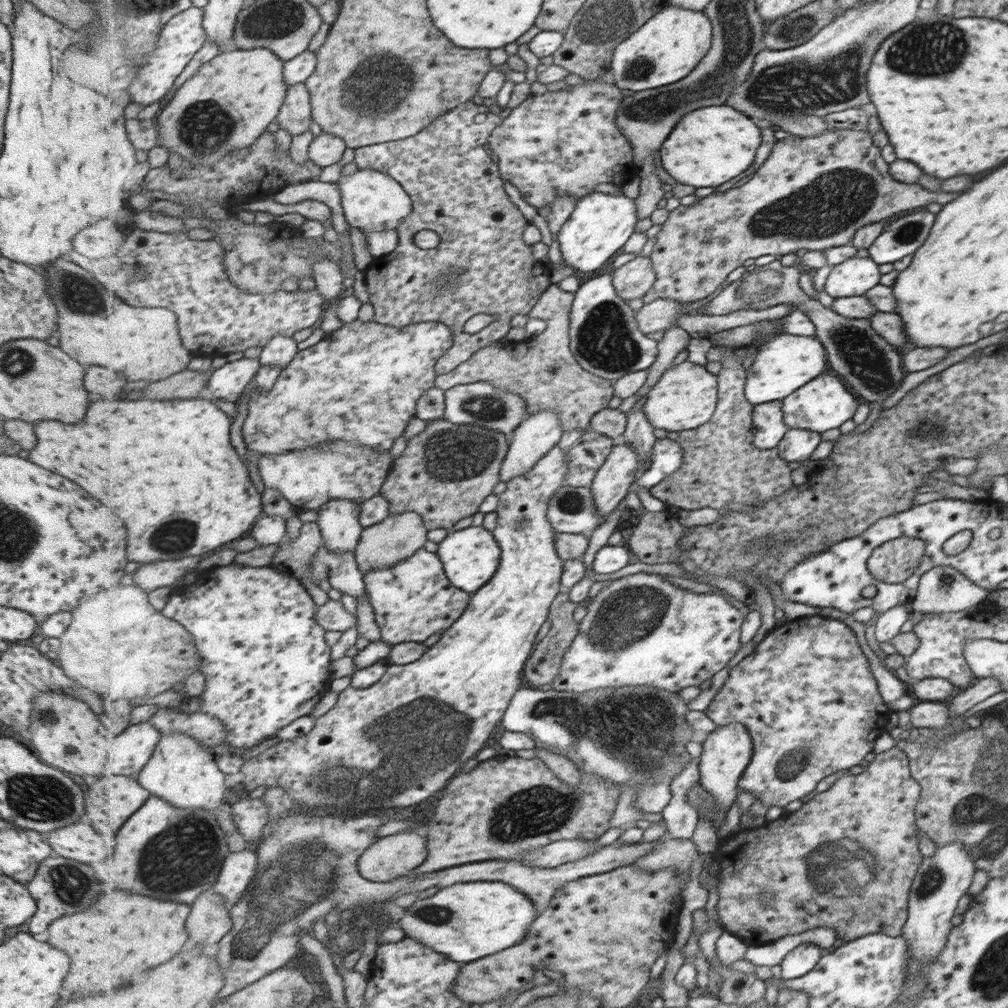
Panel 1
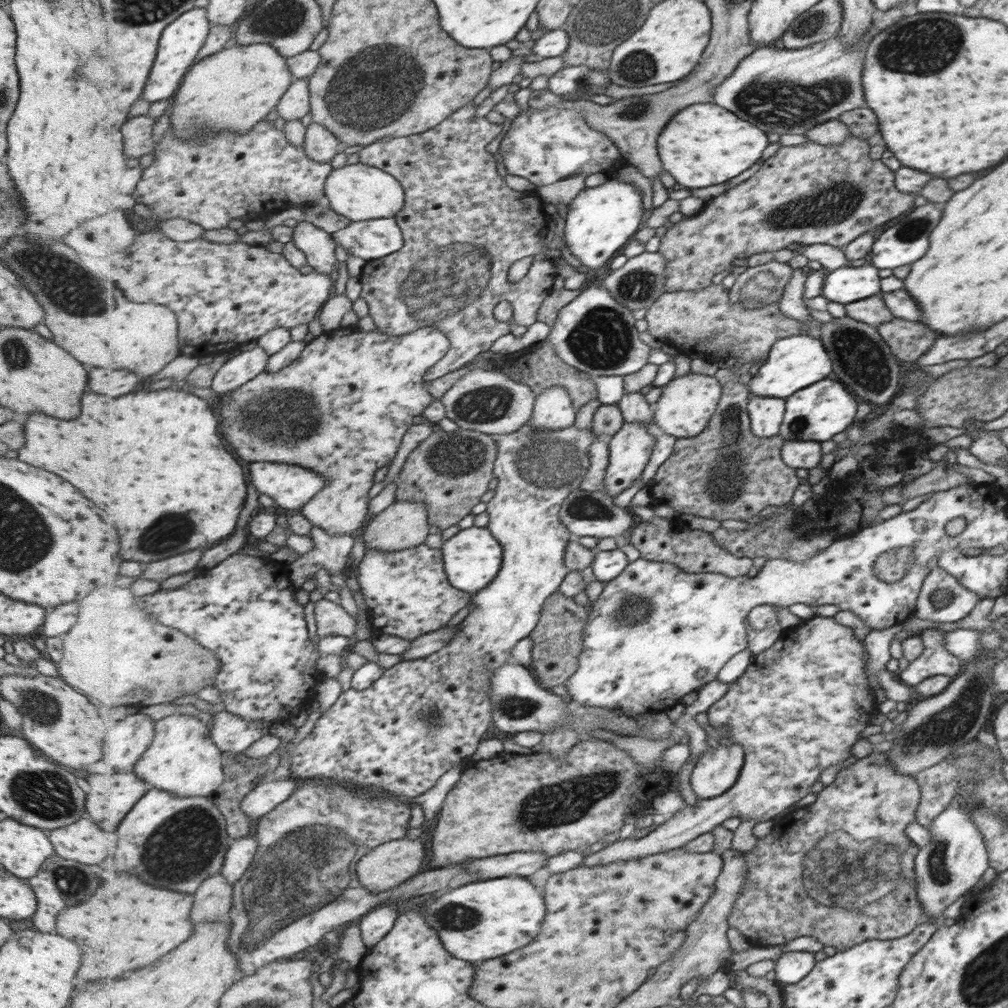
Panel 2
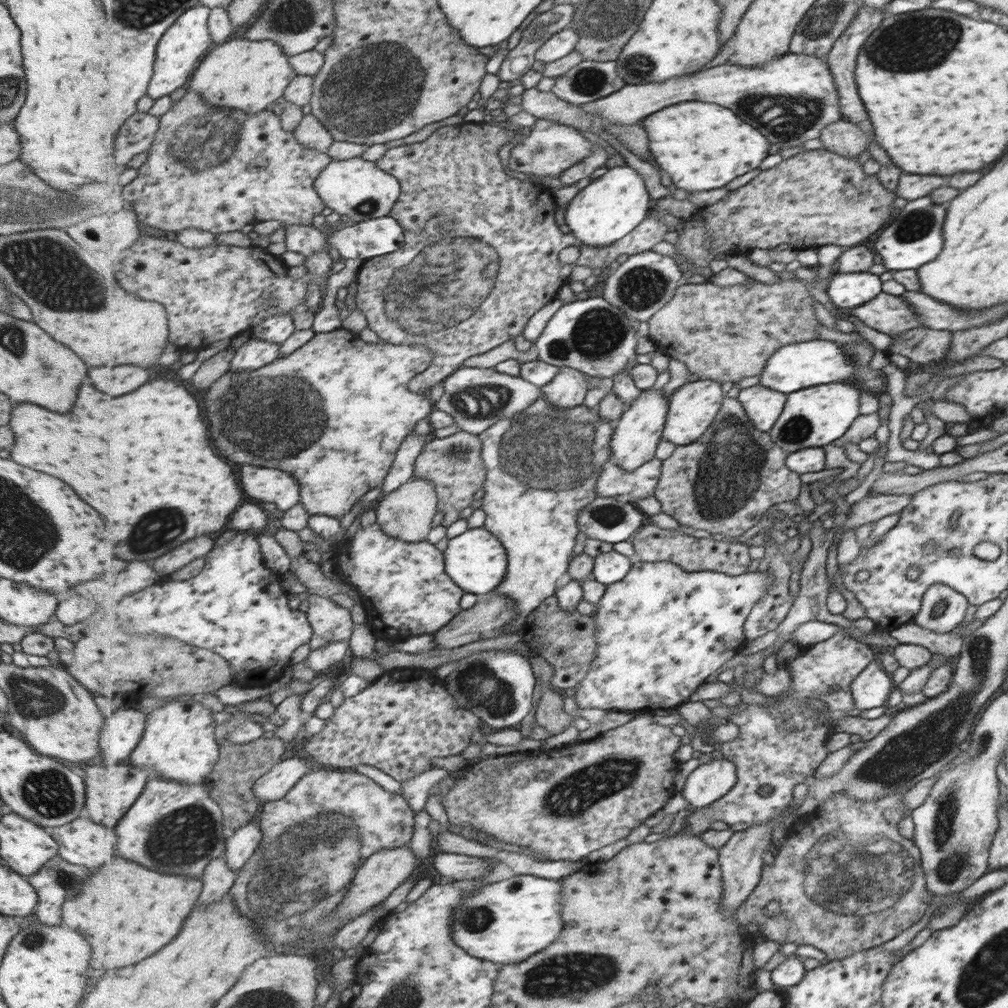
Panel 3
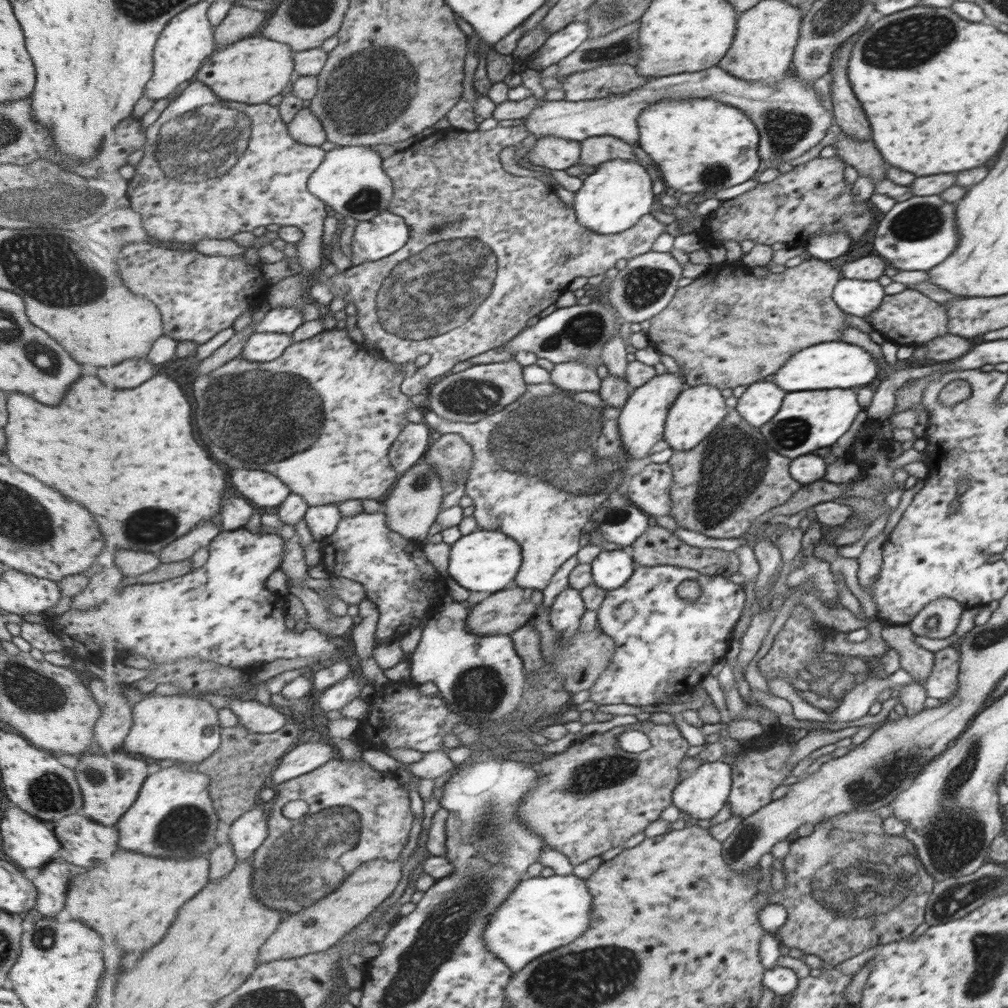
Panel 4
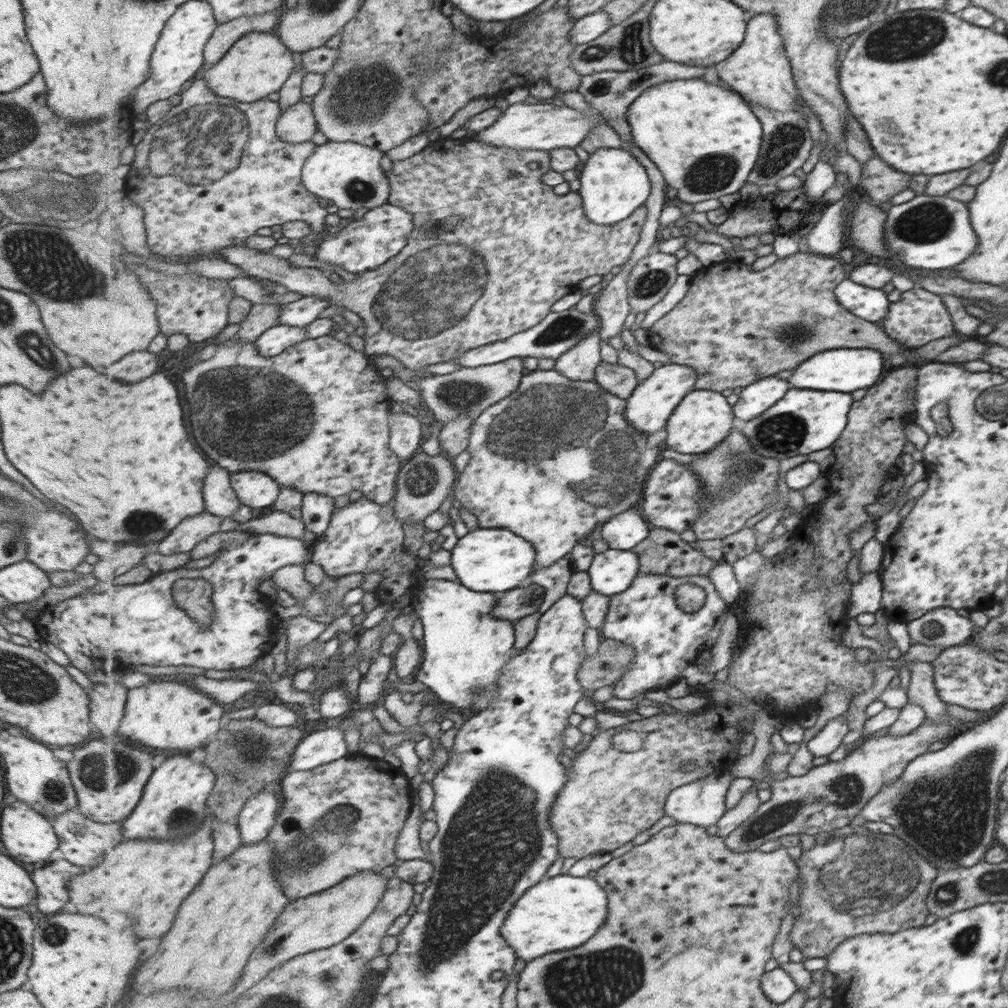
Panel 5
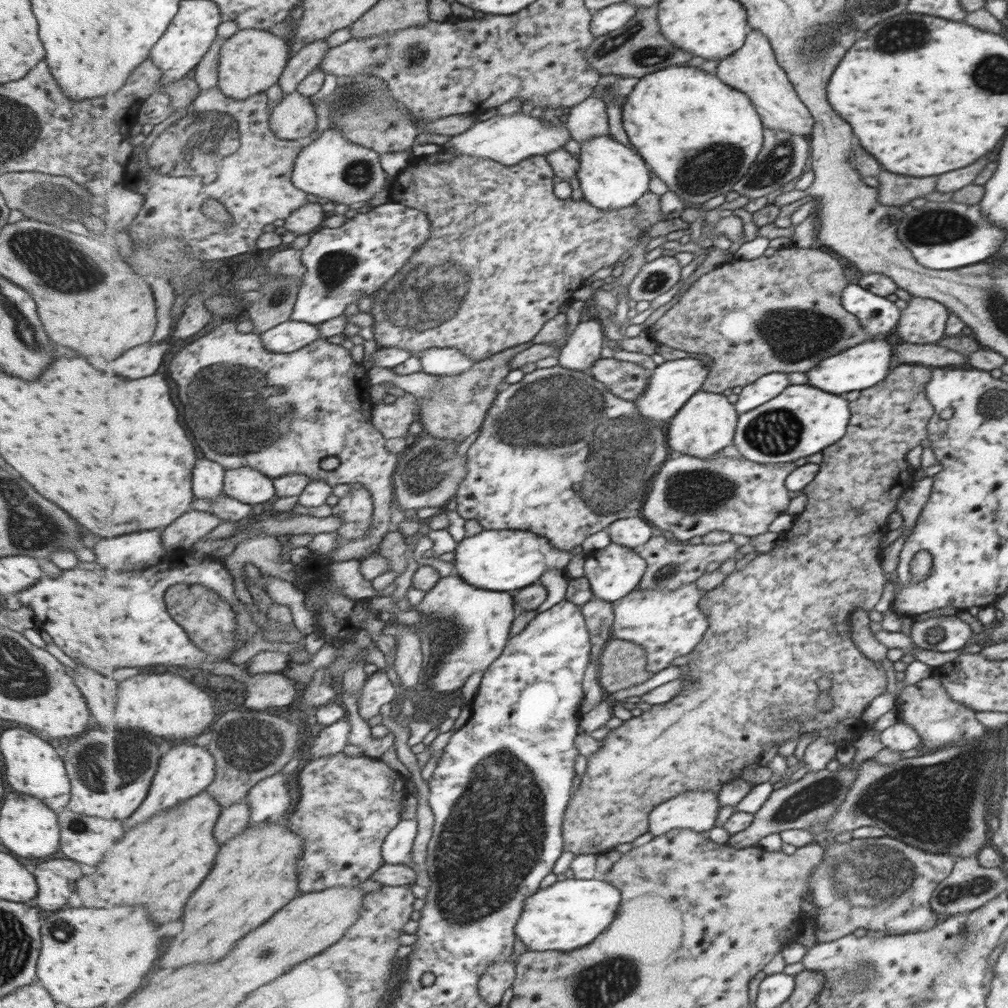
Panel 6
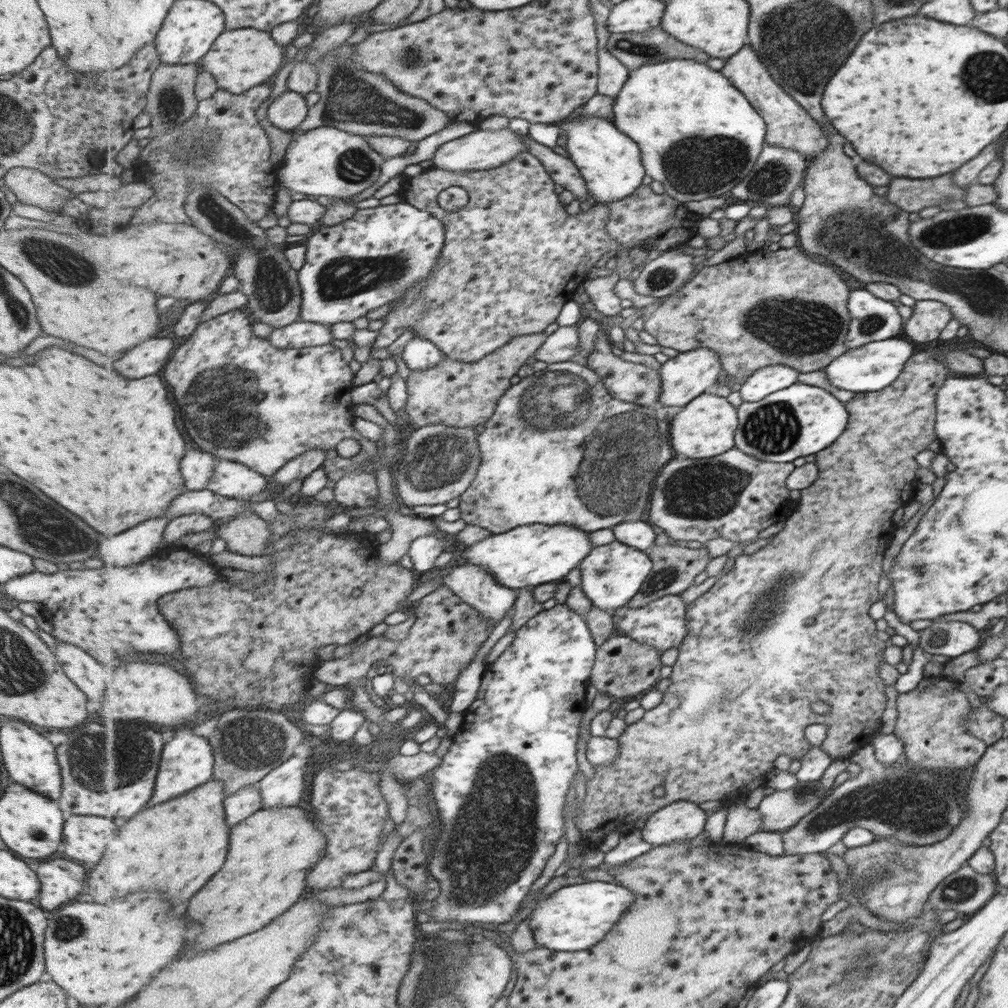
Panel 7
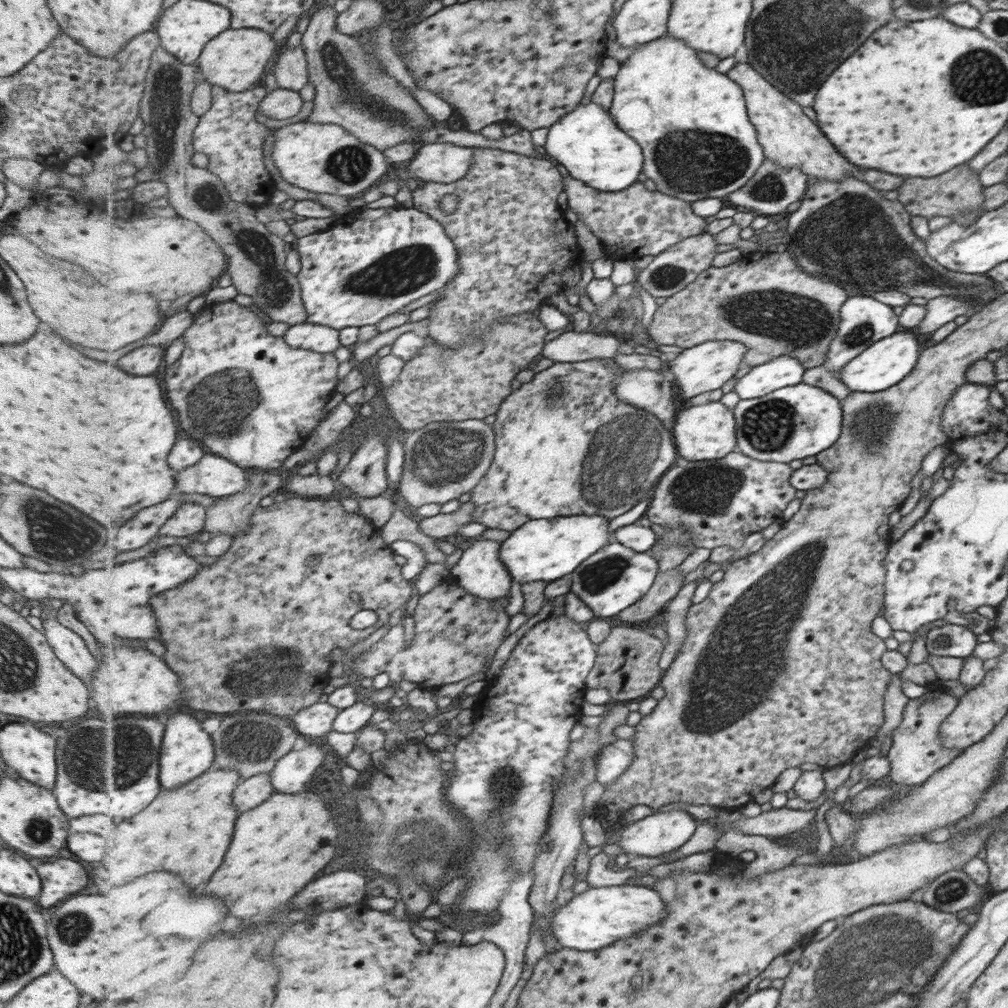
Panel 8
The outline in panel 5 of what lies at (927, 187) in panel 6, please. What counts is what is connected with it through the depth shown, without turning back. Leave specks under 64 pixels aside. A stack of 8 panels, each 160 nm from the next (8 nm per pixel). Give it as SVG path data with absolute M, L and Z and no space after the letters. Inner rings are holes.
M869 158L861 164L858 189L866 192L875 202L887 202L909 186L911 176L895 172L879 158Z

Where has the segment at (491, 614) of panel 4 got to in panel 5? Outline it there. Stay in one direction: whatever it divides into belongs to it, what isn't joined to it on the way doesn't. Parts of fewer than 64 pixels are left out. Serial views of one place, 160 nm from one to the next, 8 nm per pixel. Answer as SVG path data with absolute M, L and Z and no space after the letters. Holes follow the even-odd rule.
M527 583L522 587L508 591L498 600L494 617L515 623L526 616L535 614L545 598L545 588Z

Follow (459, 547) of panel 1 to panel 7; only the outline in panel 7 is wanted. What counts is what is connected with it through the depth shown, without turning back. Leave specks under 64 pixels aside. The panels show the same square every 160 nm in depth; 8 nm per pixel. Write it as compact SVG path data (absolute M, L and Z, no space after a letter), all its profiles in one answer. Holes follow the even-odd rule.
M531 524L514 528L503 534L494 534L473 546L468 546L461 557L467 563L485 567L493 573L499 584L511 589L534 588L541 584L554 583L565 579L565 576L577 568L594 549L590 532L561 524L561 526L545 526Z

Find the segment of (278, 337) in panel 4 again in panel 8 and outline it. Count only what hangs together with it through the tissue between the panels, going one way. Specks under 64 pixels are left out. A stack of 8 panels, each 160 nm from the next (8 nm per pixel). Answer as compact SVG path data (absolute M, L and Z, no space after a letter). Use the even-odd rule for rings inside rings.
M304 322L289 327L283 335L293 348L304 348L327 354L341 348L340 331L327 325Z

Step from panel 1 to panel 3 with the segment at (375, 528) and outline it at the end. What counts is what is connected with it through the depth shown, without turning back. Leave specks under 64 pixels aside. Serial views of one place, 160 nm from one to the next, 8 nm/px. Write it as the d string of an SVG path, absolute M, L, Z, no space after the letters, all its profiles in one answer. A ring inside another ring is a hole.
M413 477L403 487L390 492L379 502L376 511L377 523L389 536L410 543L423 542L427 540L429 532L433 530L433 518L438 516L437 504L439 504L439 498L437 498L433 482Z

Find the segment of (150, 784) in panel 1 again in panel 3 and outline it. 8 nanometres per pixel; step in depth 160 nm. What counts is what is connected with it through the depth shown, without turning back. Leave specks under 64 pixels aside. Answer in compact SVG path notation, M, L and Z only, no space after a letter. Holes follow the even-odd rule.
M191 698L168 701L148 714L147 732L131 753L133 766L150 767L157 771L158 778L185 784L205 783L220 759L220 744L217 743L217 724L213 712L201 701Z

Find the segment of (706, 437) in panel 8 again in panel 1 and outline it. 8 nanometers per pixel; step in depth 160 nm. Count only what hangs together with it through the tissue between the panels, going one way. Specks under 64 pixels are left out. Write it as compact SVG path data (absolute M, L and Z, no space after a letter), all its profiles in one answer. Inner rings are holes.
M683 361L679 365L670 367L647 394L643 405L648 419L654 428L662 428L669 432L693 430L707 424L714 415L719 403L719 376L711 374L705 365Z

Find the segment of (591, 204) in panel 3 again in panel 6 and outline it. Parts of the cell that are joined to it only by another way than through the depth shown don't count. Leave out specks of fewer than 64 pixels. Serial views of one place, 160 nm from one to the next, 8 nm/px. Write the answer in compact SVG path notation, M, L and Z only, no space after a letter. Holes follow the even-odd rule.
M601 135L580 145L580 171L577 174L583 198L601 210L612 211L636 204L648 190L653 172L646 160L633 147L618 141L613 135Z

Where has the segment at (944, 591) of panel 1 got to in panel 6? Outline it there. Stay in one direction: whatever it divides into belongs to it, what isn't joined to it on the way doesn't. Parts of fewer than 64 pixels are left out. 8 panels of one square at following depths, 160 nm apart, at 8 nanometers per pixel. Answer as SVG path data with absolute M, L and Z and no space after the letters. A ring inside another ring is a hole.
M955 615L929 617L923 621L912 619L910 639L917 648L951 652L965 646L969 636L969 625L957 620Z

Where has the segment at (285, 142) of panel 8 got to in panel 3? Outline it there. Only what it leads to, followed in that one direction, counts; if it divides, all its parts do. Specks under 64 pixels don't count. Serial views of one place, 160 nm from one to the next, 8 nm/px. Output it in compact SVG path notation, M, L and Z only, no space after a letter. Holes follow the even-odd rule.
M361 157L332 161L321 171L315 185L328 211L350 217L357 223L393 214L392 210L402 194L400 180L393 173L385 172L376 161Z

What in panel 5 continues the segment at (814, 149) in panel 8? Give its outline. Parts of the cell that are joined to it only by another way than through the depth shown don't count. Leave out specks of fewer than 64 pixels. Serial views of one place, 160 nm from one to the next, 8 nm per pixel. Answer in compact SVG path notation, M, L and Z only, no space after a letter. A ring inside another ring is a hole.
M757 14L748 21L744 44L741 44L729 59L717 63L714 67L729 88L741 92L751 103L755 102L755 105L765 107L769 111L795 111L799 92L792 77L788 57L784 55L784 46L781 34L777 34L774 16Z

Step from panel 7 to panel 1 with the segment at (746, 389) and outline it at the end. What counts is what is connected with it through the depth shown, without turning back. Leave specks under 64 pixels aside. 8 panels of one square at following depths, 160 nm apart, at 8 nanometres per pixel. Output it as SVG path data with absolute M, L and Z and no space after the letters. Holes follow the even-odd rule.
M771 401L756 405L753 413L754 428L753 444L757 448L776 448L780 440L788 432L782 421L781 401Z

